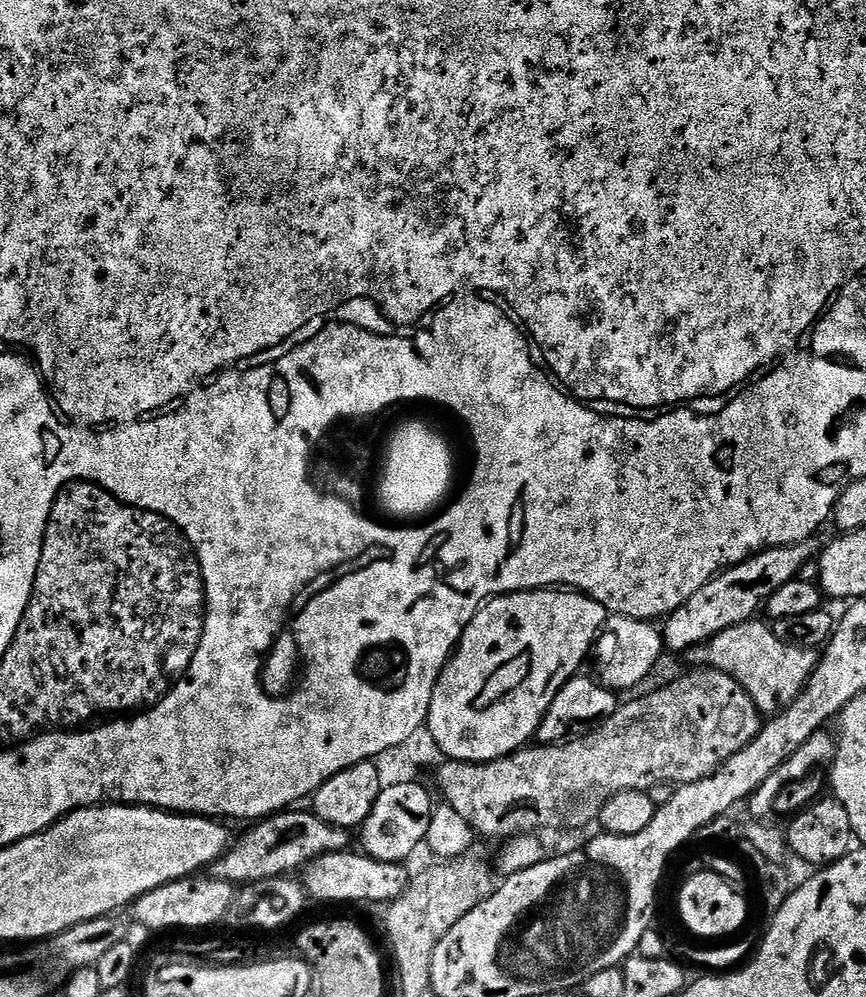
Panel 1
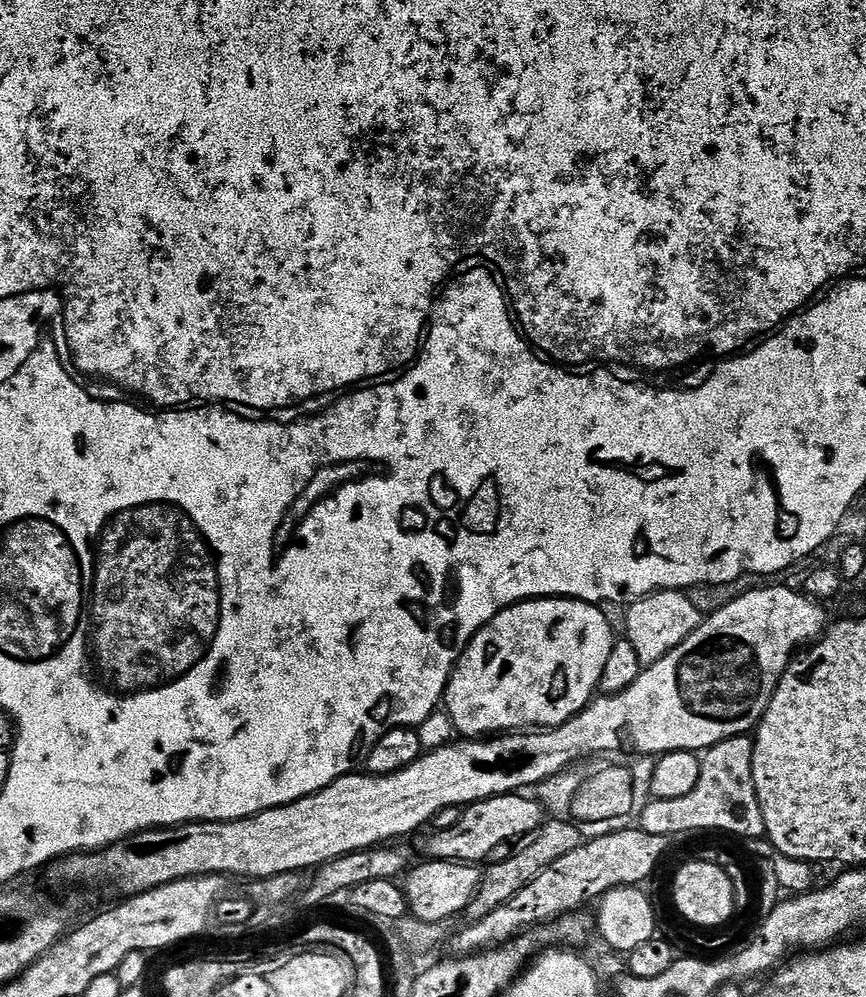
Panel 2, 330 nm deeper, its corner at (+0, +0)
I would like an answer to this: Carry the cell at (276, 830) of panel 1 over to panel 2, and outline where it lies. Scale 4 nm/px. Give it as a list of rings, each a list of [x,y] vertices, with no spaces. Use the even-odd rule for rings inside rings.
[[[509,794],[467,805],[453,826],[432,832],[433,836],[424,844],[425,857],[428,860],[454,860],[458,864],[473,866],[505,860],[521,842],[527,841],[533,832],[546,823],[545,805],[541,804],[531,800],[528,794]]]

